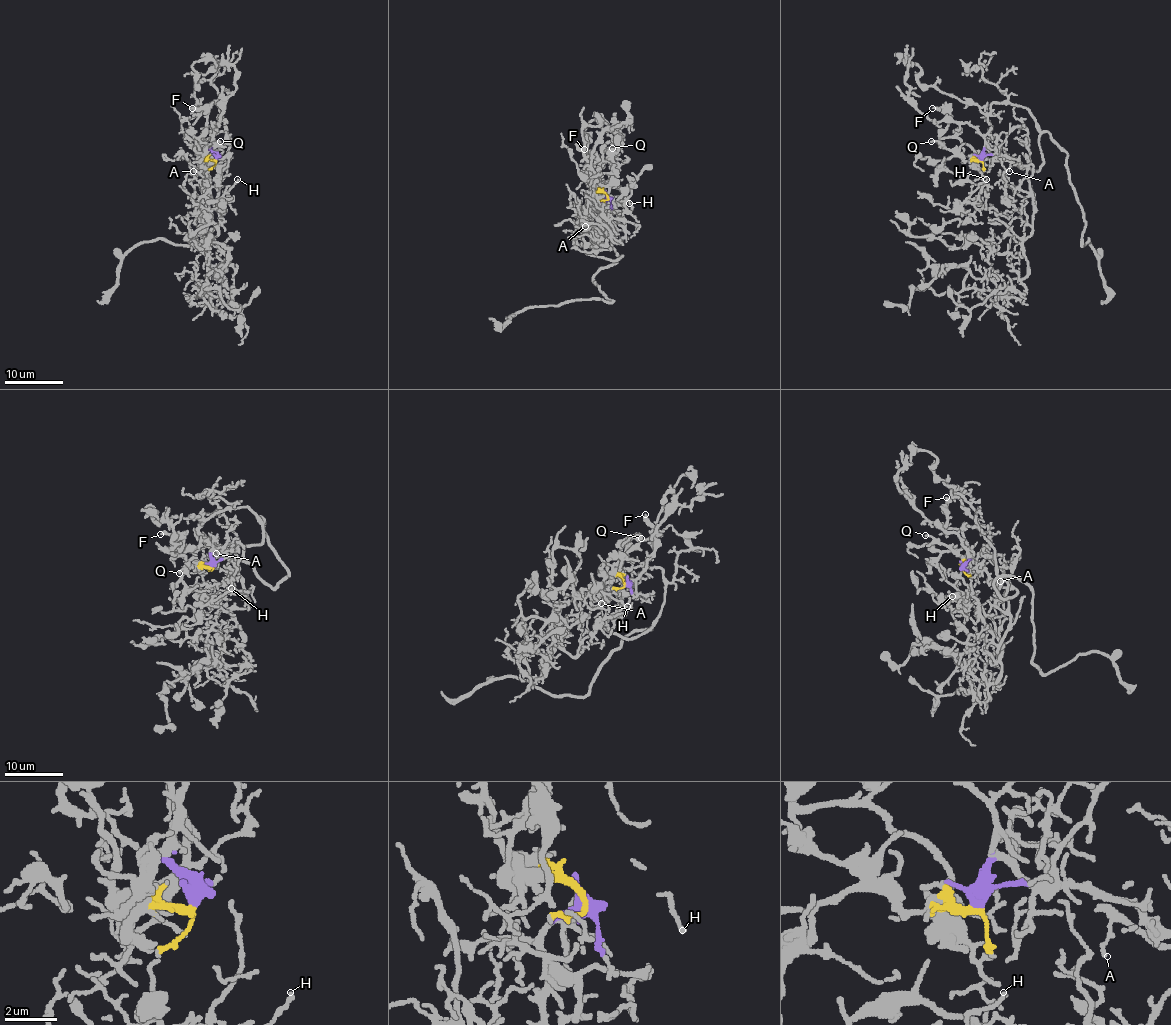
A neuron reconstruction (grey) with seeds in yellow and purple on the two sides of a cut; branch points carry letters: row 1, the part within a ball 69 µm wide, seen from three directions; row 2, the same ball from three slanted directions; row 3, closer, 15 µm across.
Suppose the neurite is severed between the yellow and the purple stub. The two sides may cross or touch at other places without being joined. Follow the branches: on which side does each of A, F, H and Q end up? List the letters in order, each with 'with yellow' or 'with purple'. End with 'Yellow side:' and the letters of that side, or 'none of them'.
A: with purple
F: with yellow
H: with purple
Q: with yellow
Yellow side: F, Q

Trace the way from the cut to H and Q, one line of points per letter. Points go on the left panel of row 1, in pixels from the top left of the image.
H: (216, 159), (207, 149), (200, 191), (217, 233), (203, 238), (199, 204), (206, 209), (238, 178)
Q: (216, 159), (200, 161), (220, 141)

